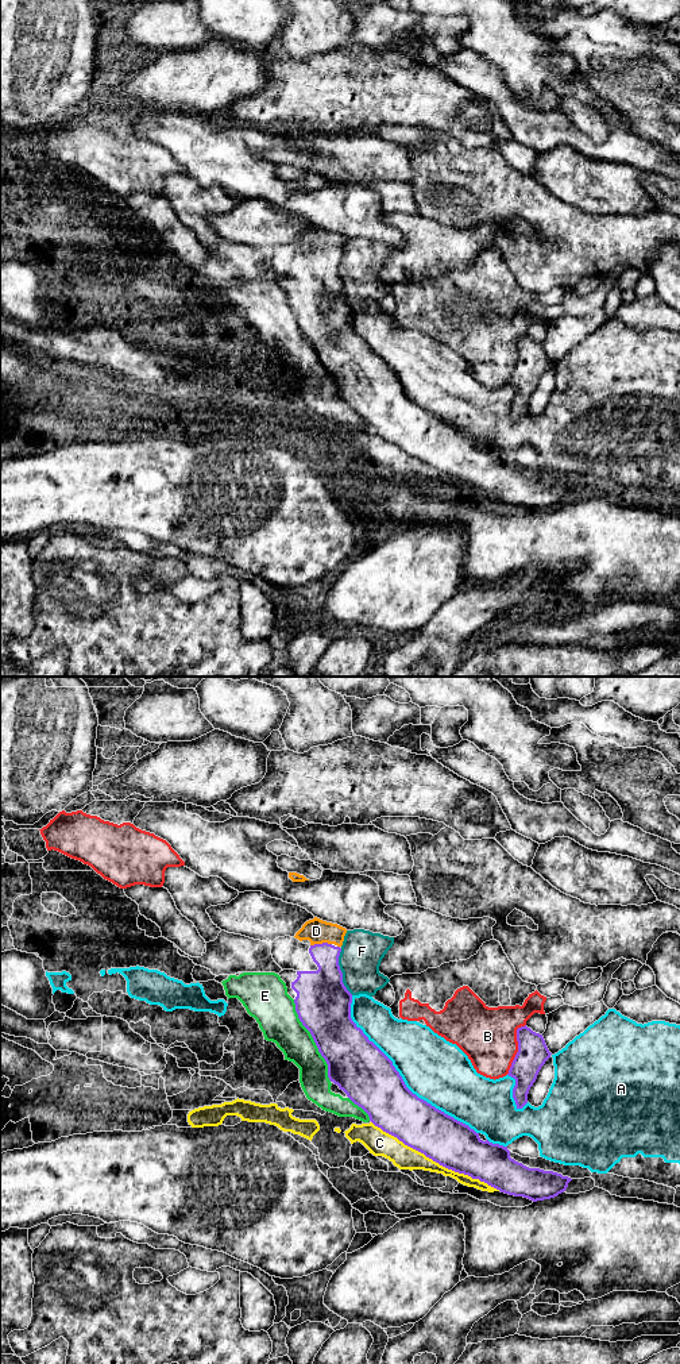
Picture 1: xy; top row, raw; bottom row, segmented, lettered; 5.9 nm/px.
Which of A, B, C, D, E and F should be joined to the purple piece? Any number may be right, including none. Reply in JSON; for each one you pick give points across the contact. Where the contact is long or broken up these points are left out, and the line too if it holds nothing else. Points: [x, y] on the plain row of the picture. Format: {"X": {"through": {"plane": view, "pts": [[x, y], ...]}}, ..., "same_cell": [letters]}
{"D": {"through": {"plane": "xy", "pts": [[324, 295], [324, 262], [320, 253], [320, 243], [316, 239]]}}, "same_cell": ["D"]}

